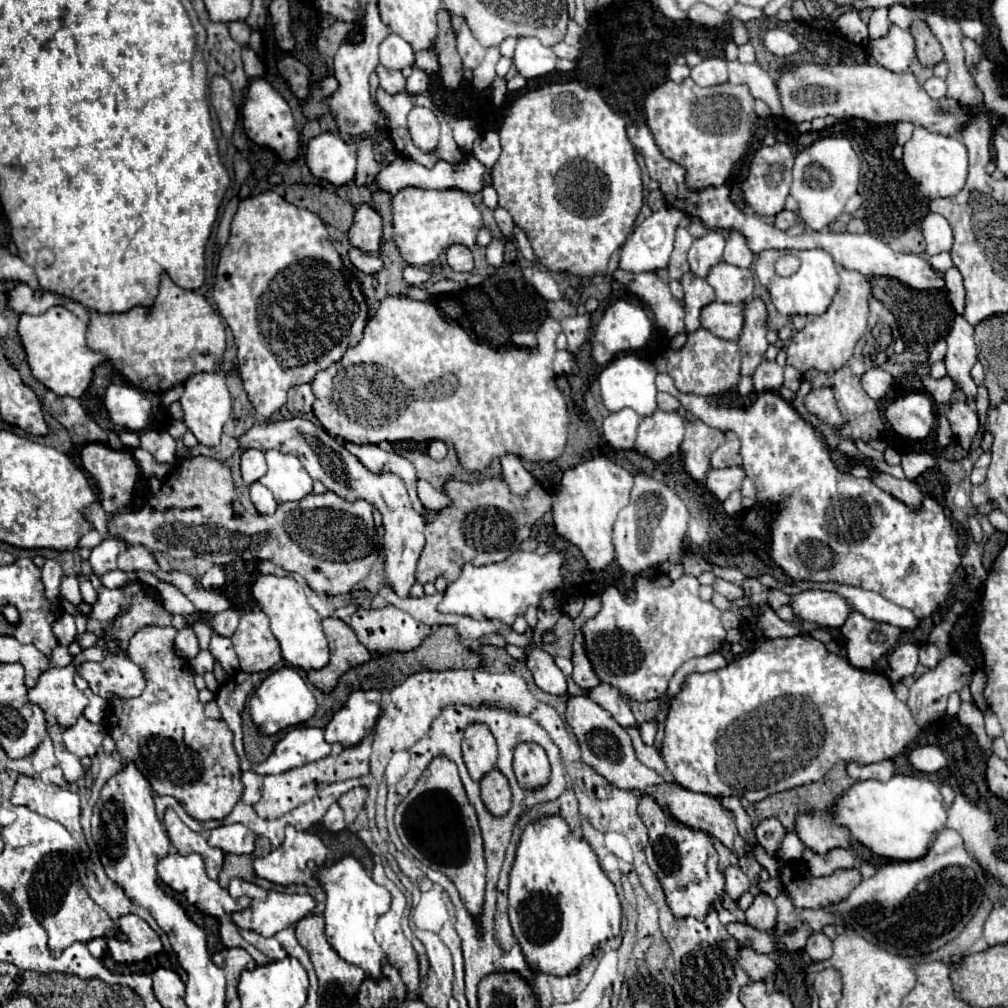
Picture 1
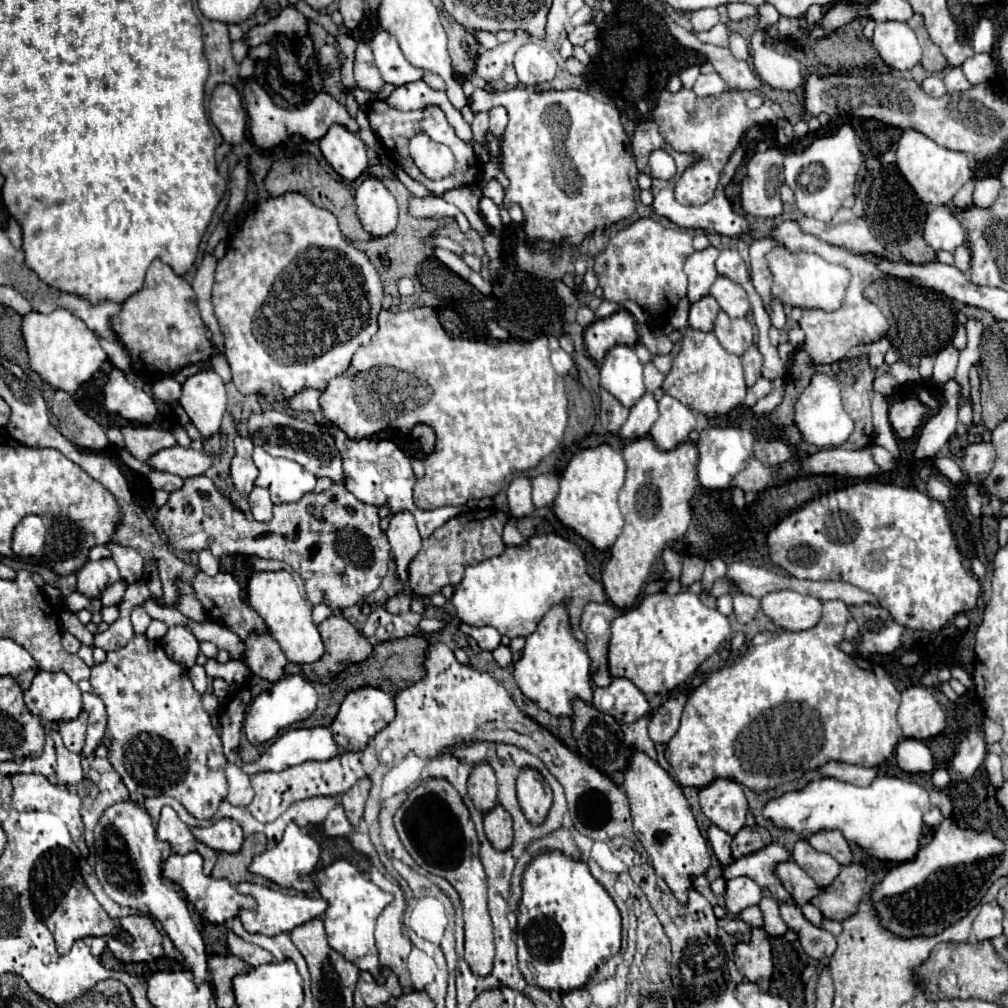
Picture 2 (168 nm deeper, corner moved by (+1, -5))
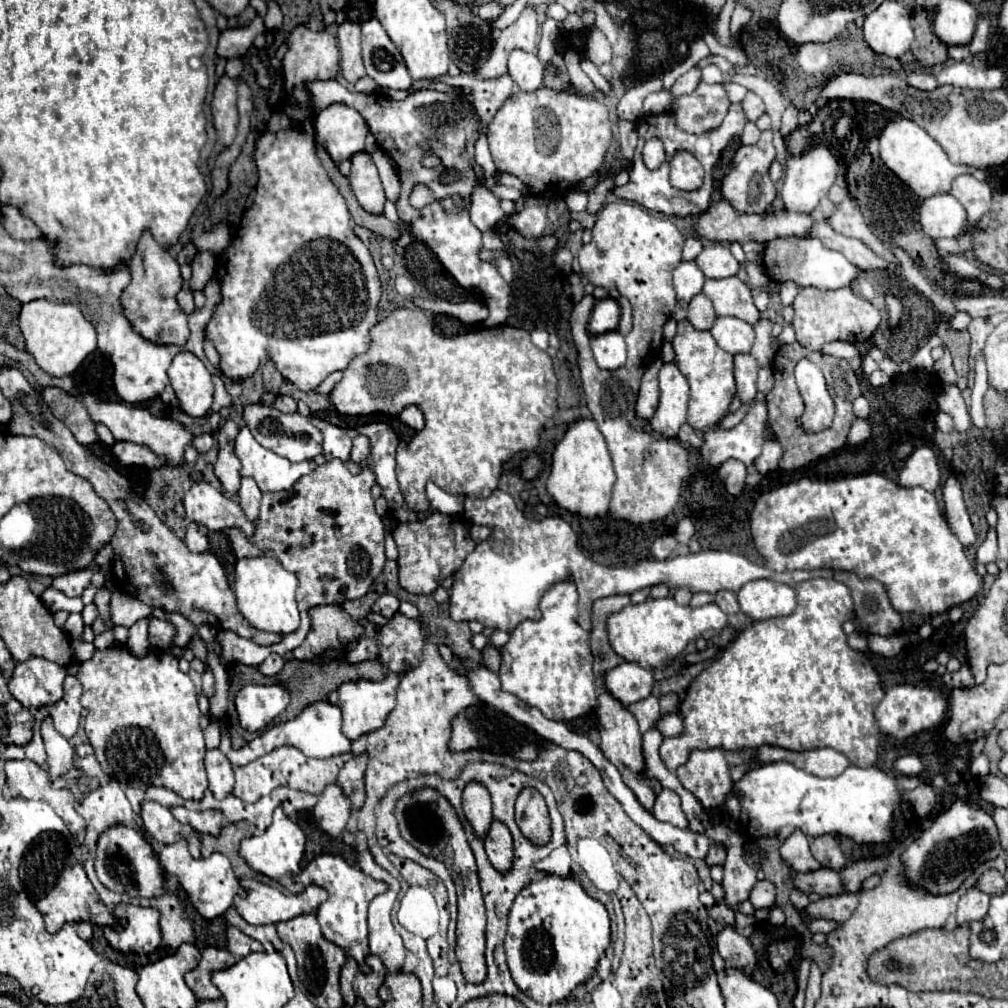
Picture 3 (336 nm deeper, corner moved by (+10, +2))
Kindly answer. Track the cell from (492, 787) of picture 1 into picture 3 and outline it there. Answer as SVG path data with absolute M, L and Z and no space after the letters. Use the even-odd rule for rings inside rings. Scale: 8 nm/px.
M493 820L483 842L485 842L485 852L491 864L499 872L507 872L513 862L513 840L511 840L511 832L507 830L507 826L499 820Z

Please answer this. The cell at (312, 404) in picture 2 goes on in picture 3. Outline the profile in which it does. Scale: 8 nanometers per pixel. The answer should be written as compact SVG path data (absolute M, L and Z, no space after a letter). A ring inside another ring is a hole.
M333 372L333 374L329 374L329 378L325 378L325 380L315 388L315 392L317 392L317 394L329 394L339 380L341 380L341 372Z

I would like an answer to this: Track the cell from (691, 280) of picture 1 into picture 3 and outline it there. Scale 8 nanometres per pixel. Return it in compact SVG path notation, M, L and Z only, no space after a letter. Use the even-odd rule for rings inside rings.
M697 294L687 308L687 320L697 328L697 330L711 330L713 320L715 320L715 310L711 300L705 294Z

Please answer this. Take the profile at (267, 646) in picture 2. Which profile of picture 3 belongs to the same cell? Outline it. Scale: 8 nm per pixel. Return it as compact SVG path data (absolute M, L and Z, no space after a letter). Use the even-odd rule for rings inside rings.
M269 654L269 658L265 658L265 662L261 662L261 666L257 666L257 670L265 676L275 676L281 668L283 668L285 660L279 654Z

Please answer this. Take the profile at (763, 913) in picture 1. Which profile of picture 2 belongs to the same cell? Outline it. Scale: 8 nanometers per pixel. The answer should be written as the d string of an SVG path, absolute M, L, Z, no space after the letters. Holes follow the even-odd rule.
M752 929L752 939L734 947L734 963L748 981L754 981L762 991L768 991L774 965L764 929Z

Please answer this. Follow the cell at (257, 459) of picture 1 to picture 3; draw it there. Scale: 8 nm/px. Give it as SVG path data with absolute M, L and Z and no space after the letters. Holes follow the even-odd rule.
M225 420L219 430L219 460L215 464L215 476L221 480L227 492L237 492L241 482L241 462L235 456L235 438L239 434L239 426L233 420Z

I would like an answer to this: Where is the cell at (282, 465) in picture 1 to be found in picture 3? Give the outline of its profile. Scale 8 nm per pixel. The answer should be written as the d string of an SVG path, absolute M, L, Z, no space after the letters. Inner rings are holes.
M241 428L235 440L235 454L243 464L241 476L253 478L263 492L291 490L301 476L315 470L313 460L293 464L287 458L263 448L247 428Z

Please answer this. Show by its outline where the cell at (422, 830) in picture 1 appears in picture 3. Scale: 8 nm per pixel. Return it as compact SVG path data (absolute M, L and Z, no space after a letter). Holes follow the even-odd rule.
M423 786L421 790L405 794L395 804L395 818L399 824L399 832L415 846L421 854L429 858L441 860L457 888L457 904L459 904L459 916L457 916L457 960L461 964L461 972L467 982L479 984L487 976L485 968L485 906L483 896L479 888L479 876L477 876L477 864L471 852L471 846L467 844L463 824L457 818L457 812L453 810L451 802L431 786Z

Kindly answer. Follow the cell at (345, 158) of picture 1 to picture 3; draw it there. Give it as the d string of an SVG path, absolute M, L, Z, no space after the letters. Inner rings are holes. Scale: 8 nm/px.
M331 104L329 108L321 110L315 116L315 138L319 144L325 146L325 150L329 152L329 156L335 164L341 164L343 160L349 160L353 154L361 152L367 132L369 132L369 128L367 128L365 120L353 108L349 108L345 104Z

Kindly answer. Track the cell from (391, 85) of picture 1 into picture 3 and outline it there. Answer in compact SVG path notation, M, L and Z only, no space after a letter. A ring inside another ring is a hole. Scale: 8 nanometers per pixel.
M343 22L337 30L337 42L341 50L341 72L349 84L355 84L365 74L361 56L361 27L358 23Z

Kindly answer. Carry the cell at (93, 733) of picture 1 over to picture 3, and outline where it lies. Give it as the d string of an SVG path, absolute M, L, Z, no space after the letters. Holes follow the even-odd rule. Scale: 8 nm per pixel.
M67 676L65 678L65 696L53 704L47 706L49 716L55 722L55 730L63 736L63 738L71 738L77 732L79 726L79 716L81 716L81 684L77 678Z

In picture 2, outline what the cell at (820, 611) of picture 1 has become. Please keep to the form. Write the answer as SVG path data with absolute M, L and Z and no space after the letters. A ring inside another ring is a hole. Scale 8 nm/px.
M772 591L760 599L764 615L786 631L804 631L818 623L822 603L796 591Z

